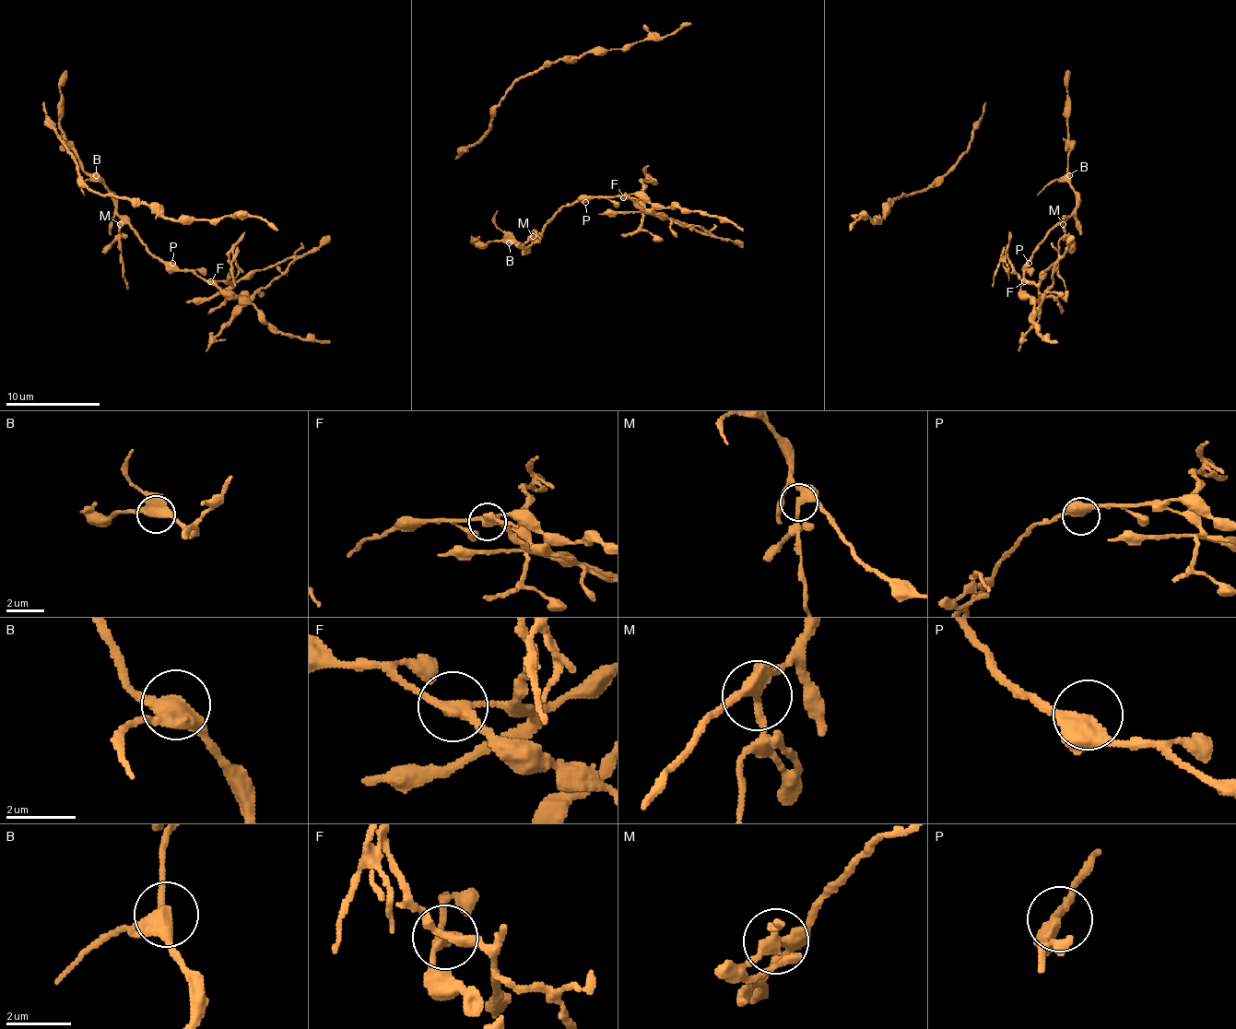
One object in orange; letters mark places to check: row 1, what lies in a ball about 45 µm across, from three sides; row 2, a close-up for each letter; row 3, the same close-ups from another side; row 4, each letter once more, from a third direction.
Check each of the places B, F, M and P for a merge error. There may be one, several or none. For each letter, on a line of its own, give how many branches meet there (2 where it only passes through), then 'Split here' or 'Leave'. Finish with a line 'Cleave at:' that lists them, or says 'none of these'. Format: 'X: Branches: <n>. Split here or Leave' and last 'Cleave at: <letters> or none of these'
B: Branches: 3. Leave
F: Branches: 3. Split here
M: Branches: 3. Split here
P: Branches: 3. Leave
Cleave at: F, M

